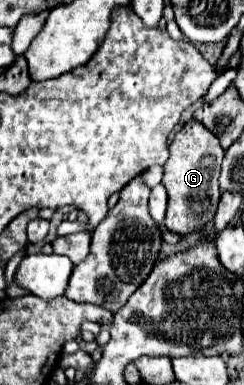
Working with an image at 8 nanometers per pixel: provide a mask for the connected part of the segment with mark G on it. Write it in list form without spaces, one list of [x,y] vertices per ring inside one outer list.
[[[191,119],[177,131],[173,143],[169,145],[169,153],[171,157],[165,163],[165,175],[163,175],[163,185],[169,193],[169,205],[163,225],[171,233],[181,235],[201,231],[209,221],[213,221],[213,213],[217,211],[217,203],[221,197],[219,171],[225,151],[219,145],[219,139],[207,127]]]

